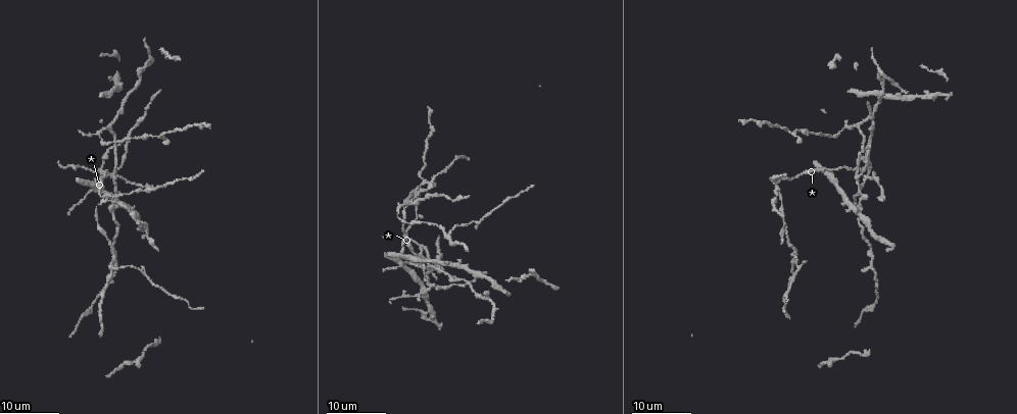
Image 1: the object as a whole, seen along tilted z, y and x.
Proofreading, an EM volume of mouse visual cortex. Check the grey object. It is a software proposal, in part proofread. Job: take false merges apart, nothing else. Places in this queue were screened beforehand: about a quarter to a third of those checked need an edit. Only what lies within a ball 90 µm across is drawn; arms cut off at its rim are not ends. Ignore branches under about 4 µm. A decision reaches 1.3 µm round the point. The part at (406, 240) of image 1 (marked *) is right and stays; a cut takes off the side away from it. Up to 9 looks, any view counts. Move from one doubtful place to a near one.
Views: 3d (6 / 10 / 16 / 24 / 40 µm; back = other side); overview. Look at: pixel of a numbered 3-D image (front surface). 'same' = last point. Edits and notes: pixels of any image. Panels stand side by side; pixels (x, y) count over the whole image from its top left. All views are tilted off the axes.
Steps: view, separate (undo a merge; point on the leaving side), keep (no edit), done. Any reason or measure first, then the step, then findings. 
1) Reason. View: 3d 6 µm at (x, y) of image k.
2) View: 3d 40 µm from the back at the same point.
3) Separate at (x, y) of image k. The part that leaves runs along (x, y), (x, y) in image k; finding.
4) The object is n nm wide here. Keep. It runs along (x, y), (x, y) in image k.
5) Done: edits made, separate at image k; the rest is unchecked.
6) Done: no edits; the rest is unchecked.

Side arm on a straight run. View: 3d 24 µm at (129, 94) of image 1.

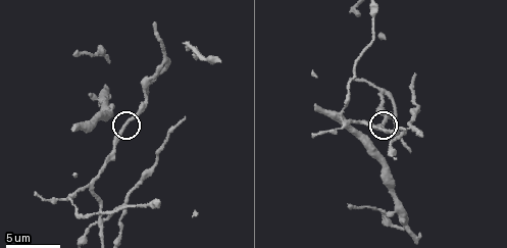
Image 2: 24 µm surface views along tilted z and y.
View: 3d 10 µm at (125, 123) of image 2.

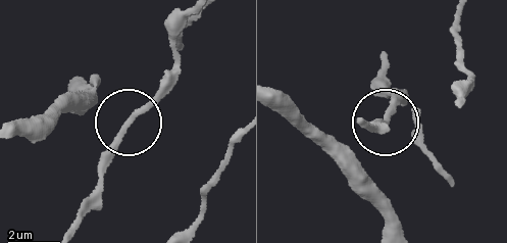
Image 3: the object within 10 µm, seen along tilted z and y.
The side arm is 22 µm long; 3 arms meet here. Keep. Continuous, no second cell.

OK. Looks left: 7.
Arms part here. View: 3d 24 µm at (114, 267) of image 1.

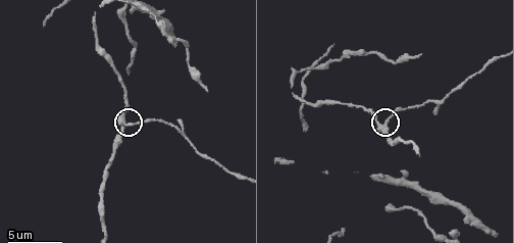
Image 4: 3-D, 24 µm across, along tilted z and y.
Closer look. View: 3d 10 µm at (125, 125) of image 4.

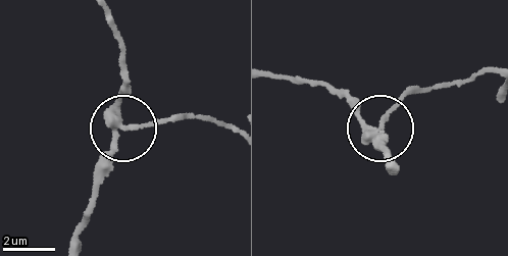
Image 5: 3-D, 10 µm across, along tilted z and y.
View: 3d 6 µm at (121, 126) of image 5.

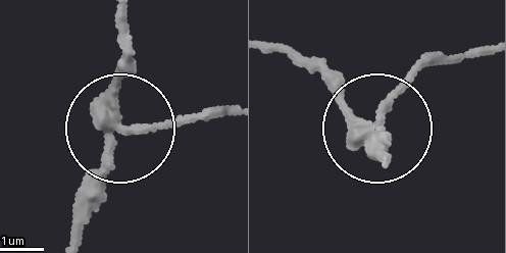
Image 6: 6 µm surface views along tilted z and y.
The side arm is 37 µm long. Separate at (182, 121) of image 6. The part that leaves runs along (123, 131), (232, 109) in image 6; a second cell is stuck on.

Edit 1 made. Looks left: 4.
View: overview.

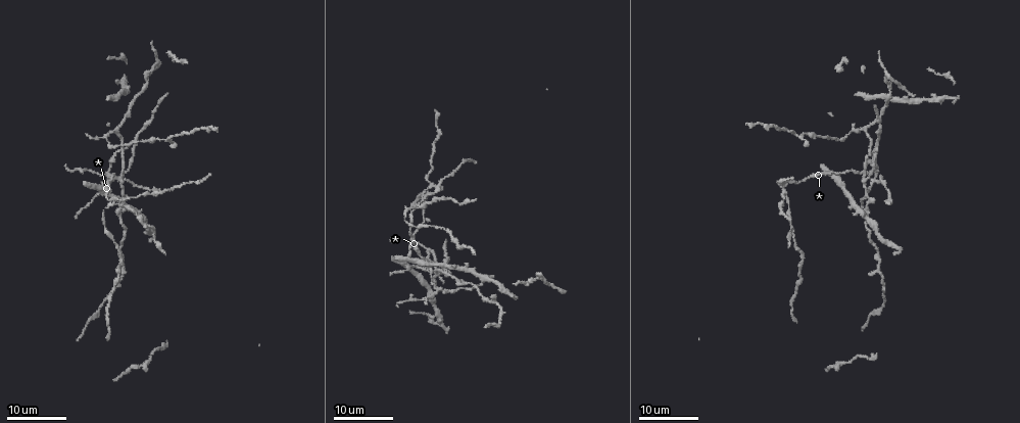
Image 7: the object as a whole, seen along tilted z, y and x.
Two arms in line, one across. View: 3d 24 µm at (418, 267) of image 7.

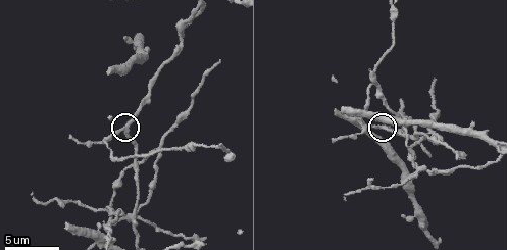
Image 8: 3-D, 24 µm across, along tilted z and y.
View: 3d 6 µm at (127, 128) of image 8.

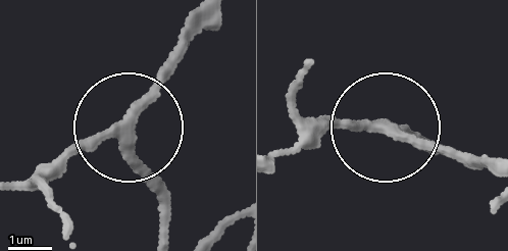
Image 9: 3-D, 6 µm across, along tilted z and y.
View: 3d 6 µm from the back at (377, 125) of image 9.

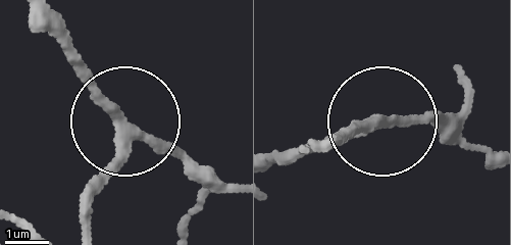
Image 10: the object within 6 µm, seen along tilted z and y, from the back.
The side arm is 30 µm long; 3 arms meet here. Keep. One cell here.

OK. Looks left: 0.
Done: edits made, separate at image 6; the rest is unchecked.

